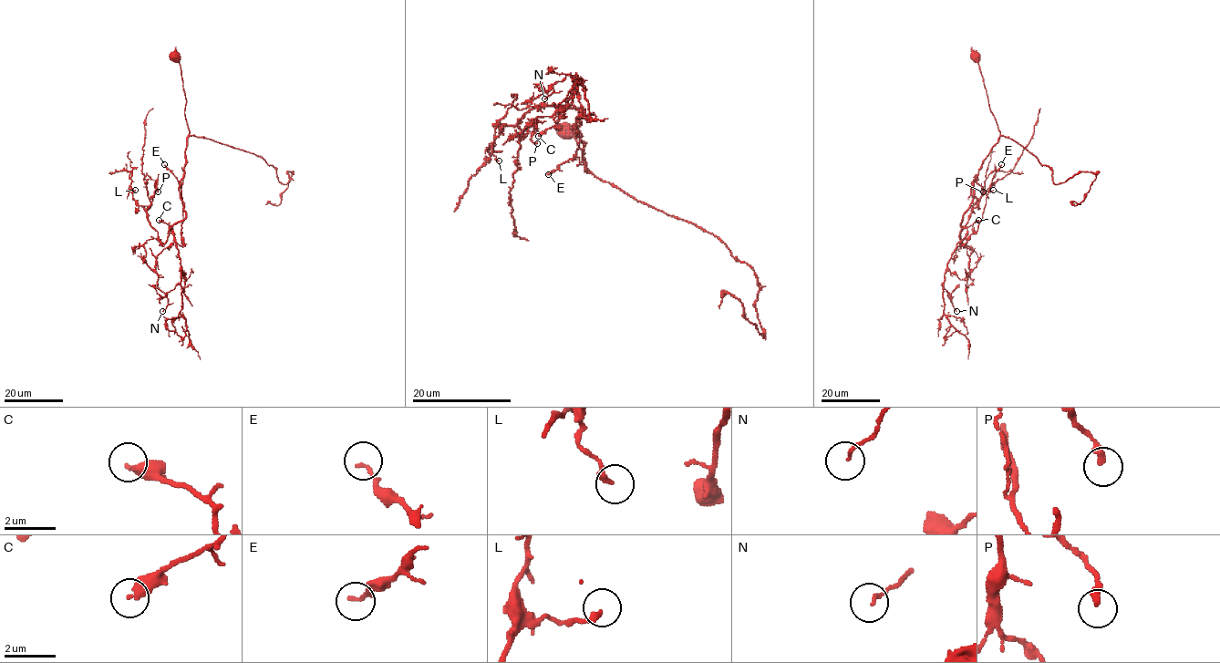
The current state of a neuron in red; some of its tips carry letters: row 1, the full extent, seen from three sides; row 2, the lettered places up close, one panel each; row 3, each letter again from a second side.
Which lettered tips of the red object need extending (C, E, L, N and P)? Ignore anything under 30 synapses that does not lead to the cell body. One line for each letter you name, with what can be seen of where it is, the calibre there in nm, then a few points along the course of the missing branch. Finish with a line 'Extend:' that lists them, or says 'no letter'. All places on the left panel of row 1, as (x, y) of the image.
C: place (159, 220); calibre 360 nm; course (159, 220), (156, 216), (140, 220), (132, 215), (126, 206), (121, 211)
Extend: C

